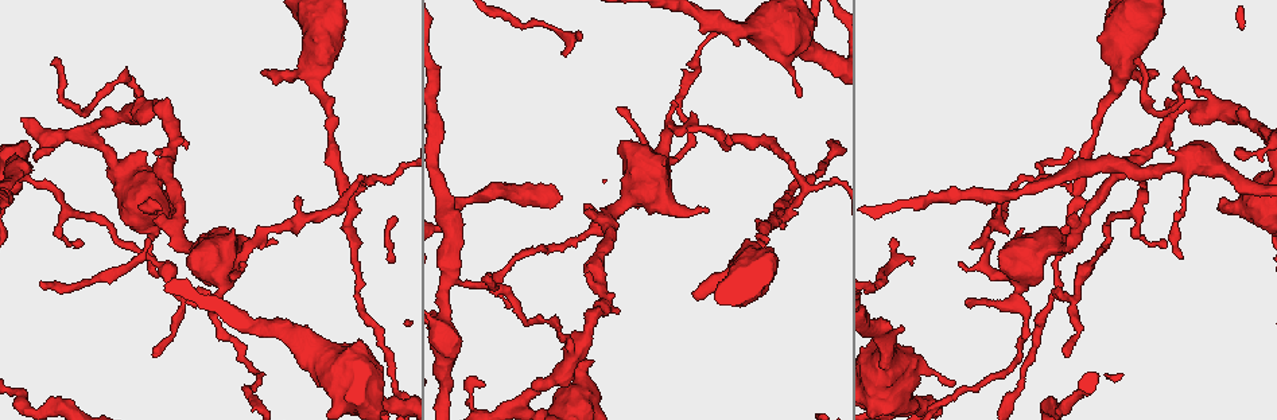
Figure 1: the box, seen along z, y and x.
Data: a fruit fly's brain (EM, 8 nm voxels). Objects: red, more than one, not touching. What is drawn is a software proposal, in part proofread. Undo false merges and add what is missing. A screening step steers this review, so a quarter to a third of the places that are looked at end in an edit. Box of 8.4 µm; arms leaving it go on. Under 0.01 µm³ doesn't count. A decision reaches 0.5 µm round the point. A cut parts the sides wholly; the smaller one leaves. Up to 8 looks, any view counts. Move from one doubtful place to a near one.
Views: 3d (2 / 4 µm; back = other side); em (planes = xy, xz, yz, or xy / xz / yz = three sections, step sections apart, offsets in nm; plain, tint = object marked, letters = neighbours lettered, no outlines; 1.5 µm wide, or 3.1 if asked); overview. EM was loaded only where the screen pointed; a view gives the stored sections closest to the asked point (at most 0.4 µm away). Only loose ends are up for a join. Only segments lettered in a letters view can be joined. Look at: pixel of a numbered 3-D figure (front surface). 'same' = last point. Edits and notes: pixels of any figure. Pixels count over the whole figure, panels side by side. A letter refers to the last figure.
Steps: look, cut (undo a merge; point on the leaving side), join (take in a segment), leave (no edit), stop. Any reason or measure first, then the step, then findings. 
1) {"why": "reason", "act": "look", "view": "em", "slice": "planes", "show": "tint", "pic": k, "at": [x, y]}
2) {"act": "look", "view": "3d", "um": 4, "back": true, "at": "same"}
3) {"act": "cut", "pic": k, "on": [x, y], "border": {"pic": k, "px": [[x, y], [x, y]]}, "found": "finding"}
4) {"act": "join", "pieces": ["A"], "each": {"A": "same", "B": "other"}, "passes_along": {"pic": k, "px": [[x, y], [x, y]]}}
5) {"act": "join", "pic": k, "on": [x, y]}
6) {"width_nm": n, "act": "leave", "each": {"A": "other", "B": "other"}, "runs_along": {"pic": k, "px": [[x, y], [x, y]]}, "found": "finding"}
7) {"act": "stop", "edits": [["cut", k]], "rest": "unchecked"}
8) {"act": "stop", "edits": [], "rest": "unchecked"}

{"why": "branch stops here", "act": "look", "view": "em", "slice": "planes", "show": "plain", "pic": 1, "at": [952, 385]}

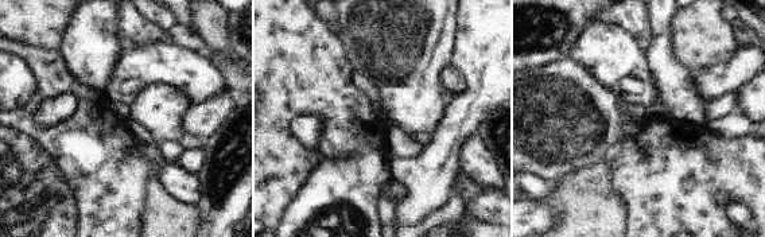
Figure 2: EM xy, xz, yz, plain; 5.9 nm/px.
{"why": "what lies round it", "act": "look", "view": "em", "slice": "planes", "show": "letters", "at": "same"}

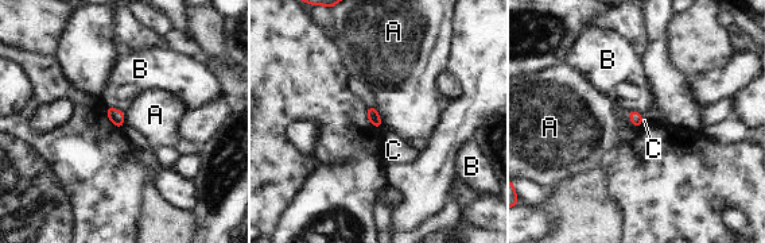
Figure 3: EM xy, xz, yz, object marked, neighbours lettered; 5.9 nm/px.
{"act": "leave", "each": {"A": "other", "B": "other", "C": "other"}, "found": "none of them fits"}

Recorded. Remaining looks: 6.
{"why": "branch stops here", "act": "look", "view": "em", "slice": "yz", "step": 4, "show": "letters", "pic": 1, "at": [1068, 355]}

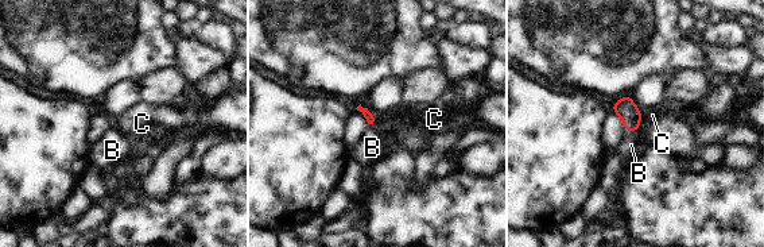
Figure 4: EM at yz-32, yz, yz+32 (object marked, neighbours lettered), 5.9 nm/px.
{"why": "another direction", "act": "look", "view": "em", "slice": "xy", "step": 4, "show": "letters", "at": "same"}

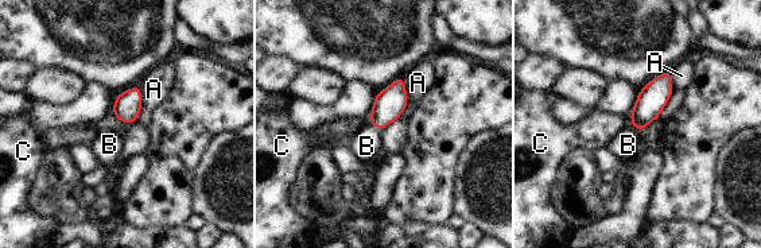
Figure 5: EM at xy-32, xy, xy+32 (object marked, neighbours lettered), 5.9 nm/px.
{"act": "join", "pieces": ["B"], "each": {"A": "other", "B": "same", "C": "other"}, "found": "the neuron continues"}

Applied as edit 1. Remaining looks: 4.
{"why": "tapers out", "act": "look", "view": "em", "slice": "planes", "show": "tint", "pic": 1, "at": [1166, 246]}

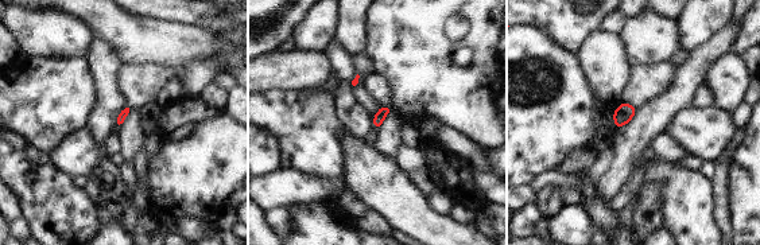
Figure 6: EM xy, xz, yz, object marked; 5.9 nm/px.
{"act": "look", "view": "em", "slice": "planes", "show": "letters", "at": "same"}

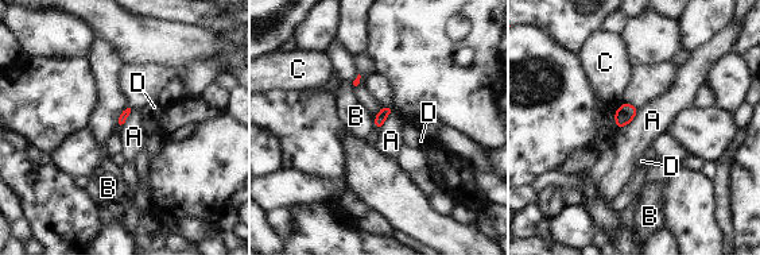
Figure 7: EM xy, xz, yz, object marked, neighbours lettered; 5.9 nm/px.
{"act": "leave", "each": {"A": "other", "B": "other", "C": "other", "D": "other"}, "border": {"pic": 7, "px": [[639, 111], [628, 123], [619, 128]]}, "found": "no lettered segment goes on from it"}

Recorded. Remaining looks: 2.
{"act": "stop", "edits": [["join", 5]], "rest": "unchecked"}

